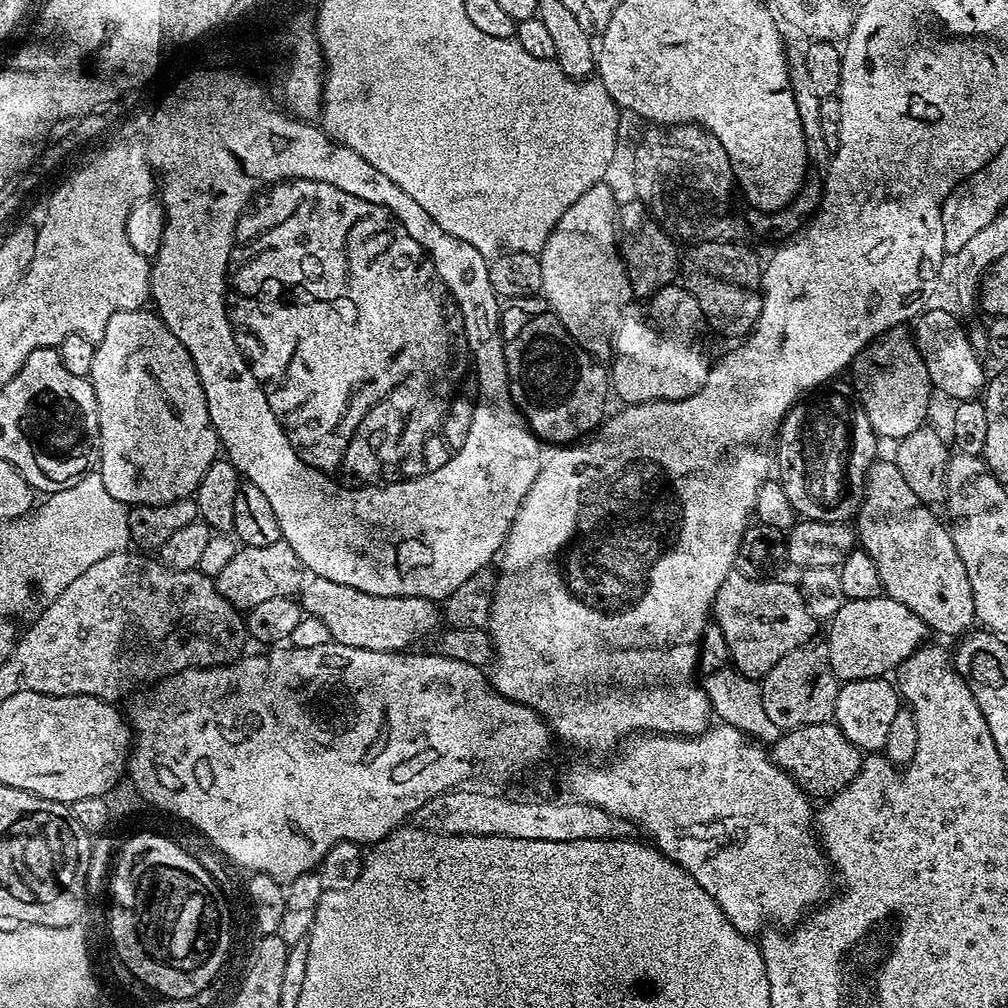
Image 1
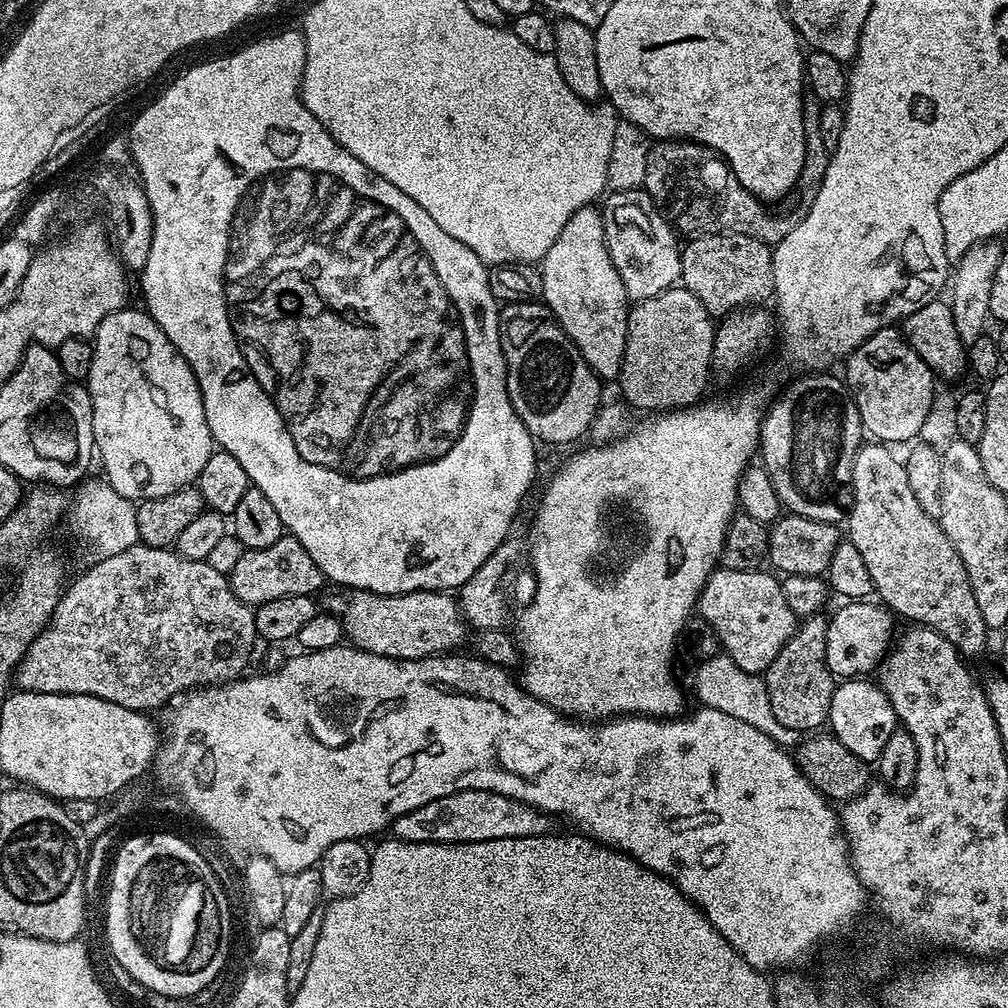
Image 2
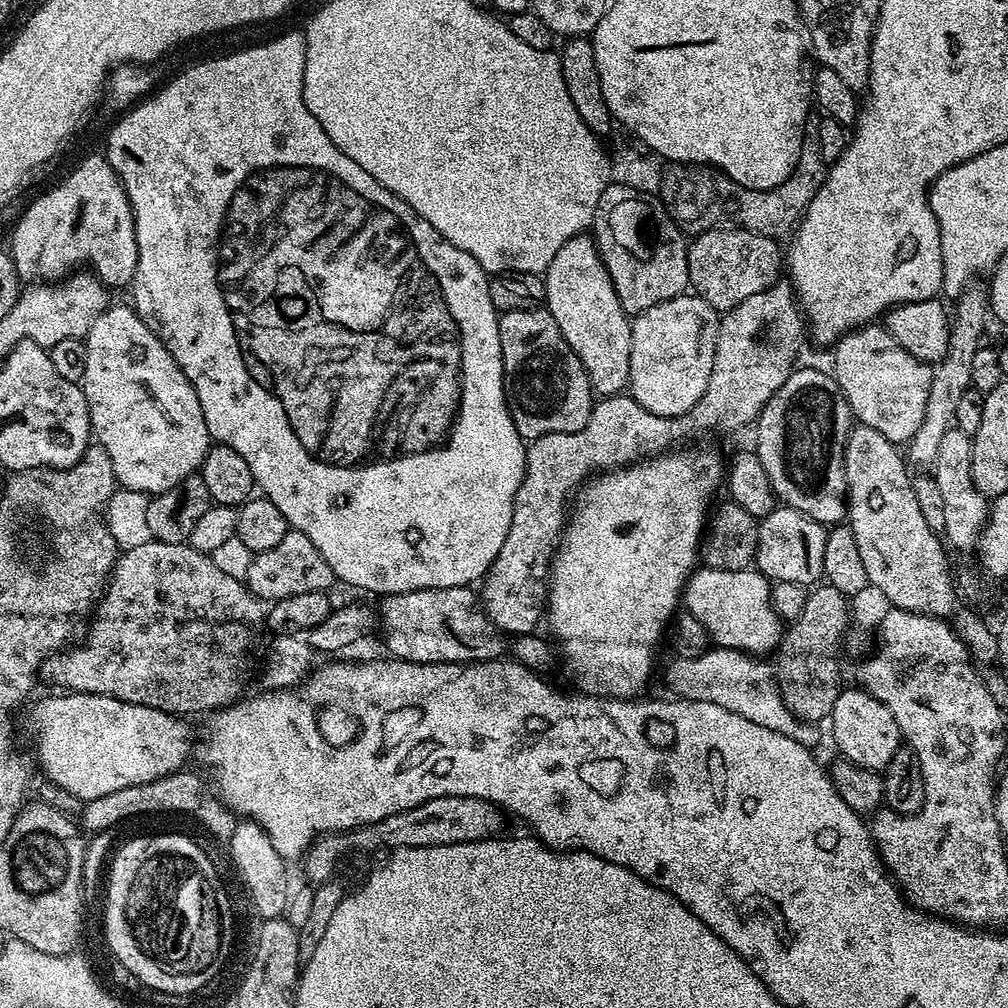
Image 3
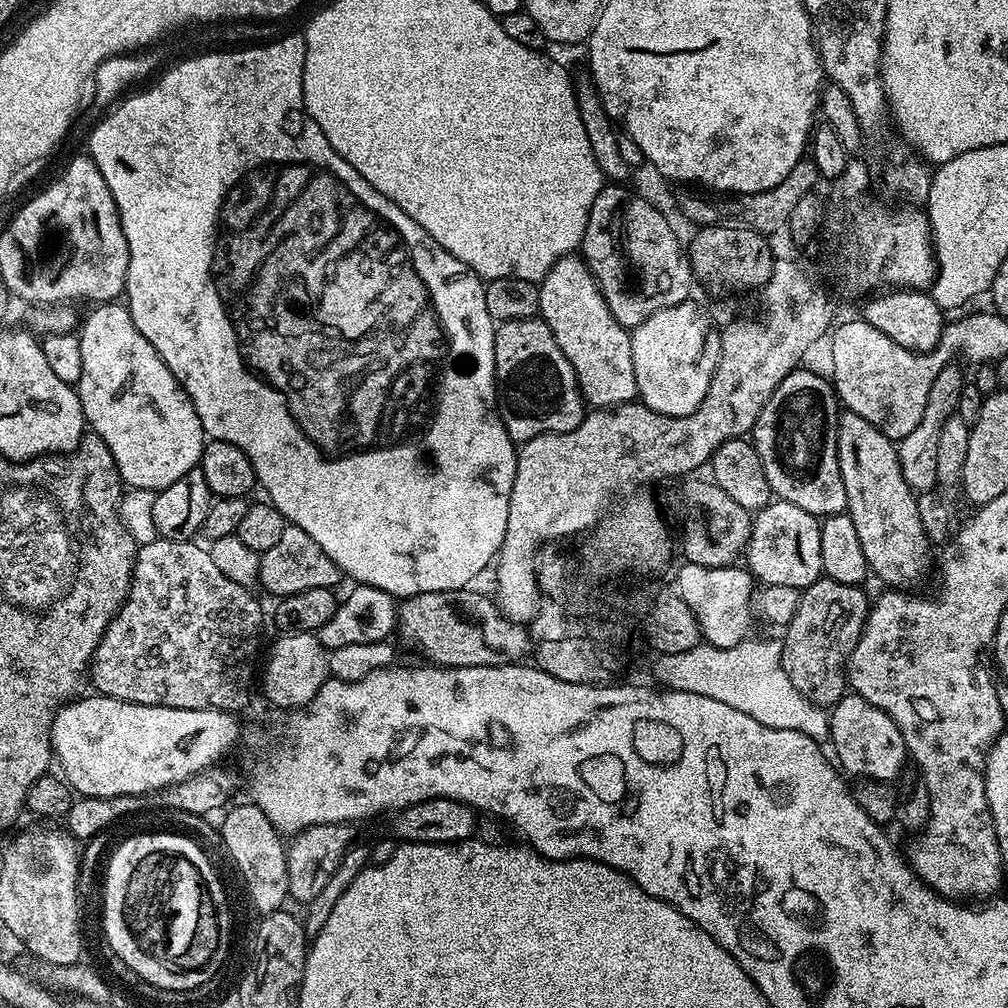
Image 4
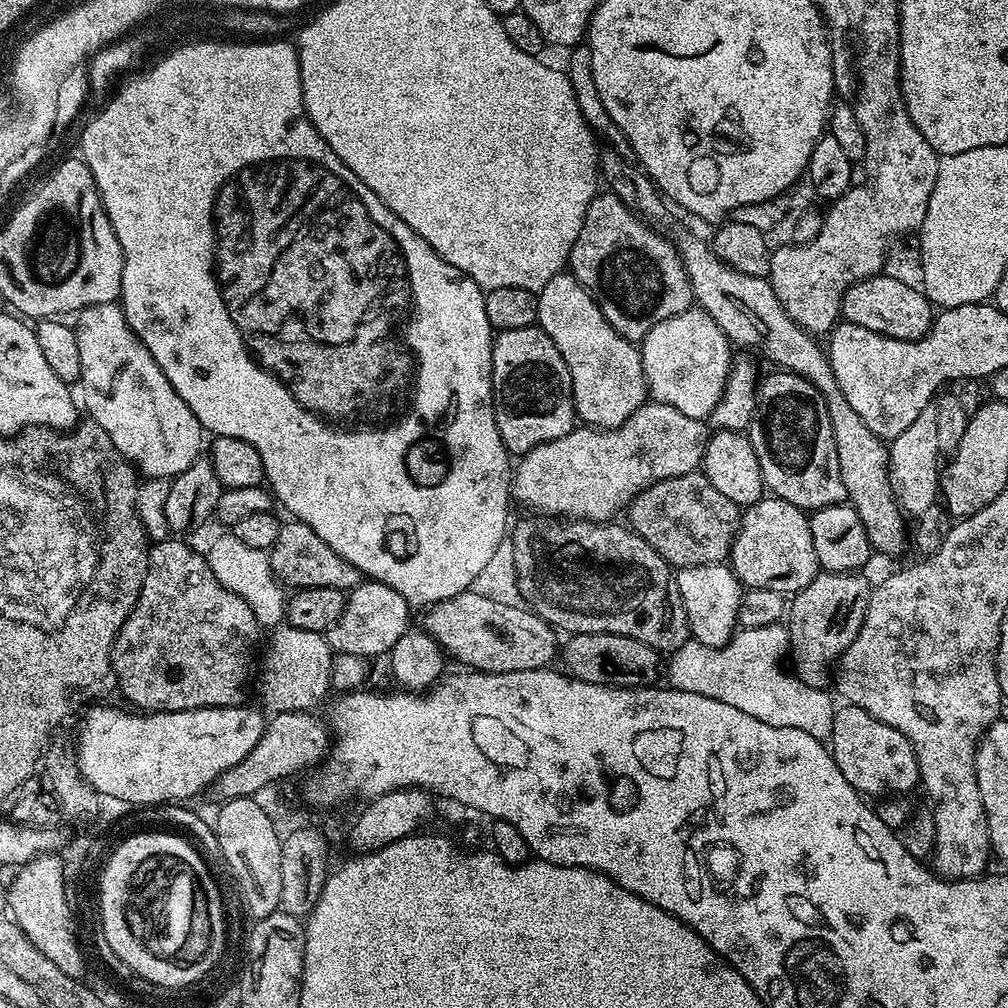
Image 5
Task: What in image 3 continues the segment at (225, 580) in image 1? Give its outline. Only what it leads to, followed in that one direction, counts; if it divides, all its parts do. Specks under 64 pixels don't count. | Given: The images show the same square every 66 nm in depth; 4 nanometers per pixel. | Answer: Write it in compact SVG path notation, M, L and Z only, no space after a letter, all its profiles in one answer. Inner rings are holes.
M289 530L286 538L274 546L274 550L255 553L248 570L246 583L252 593L265 602L275 602L290 598L290 594L310 594L311 592L328 592L334 577L326 558L318 554L318 546L306 538L306 534Z

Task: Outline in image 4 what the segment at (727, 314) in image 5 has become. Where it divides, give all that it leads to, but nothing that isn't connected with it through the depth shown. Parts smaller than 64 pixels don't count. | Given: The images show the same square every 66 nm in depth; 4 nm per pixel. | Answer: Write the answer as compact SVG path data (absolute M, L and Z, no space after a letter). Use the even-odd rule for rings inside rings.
M841 411L838 418L838 466L846 486L846 514L858 530L862 554L866 554L871 575L896 588L914 586L930 566L931 543L922 530L917 495L902 477L897 445L862 414Z

